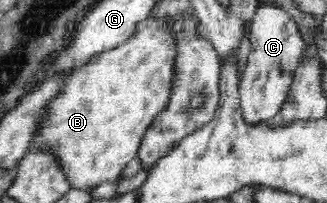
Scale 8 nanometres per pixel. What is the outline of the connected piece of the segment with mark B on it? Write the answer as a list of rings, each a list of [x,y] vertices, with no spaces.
[[[151,16],[138,23],[126,42],[112,50],[92,55],[86,64],[76,67],[67,79],[62,94],[52,100],[51,112],[38,132],[34,148],[50,147],[56,152],[71,187],[97,187],[100,183],[120,178],[126,164],[139,156],[144,134],[168,110],[179,78],[179,68],[176,67],[179,40],[175,22],[176,17]]]

